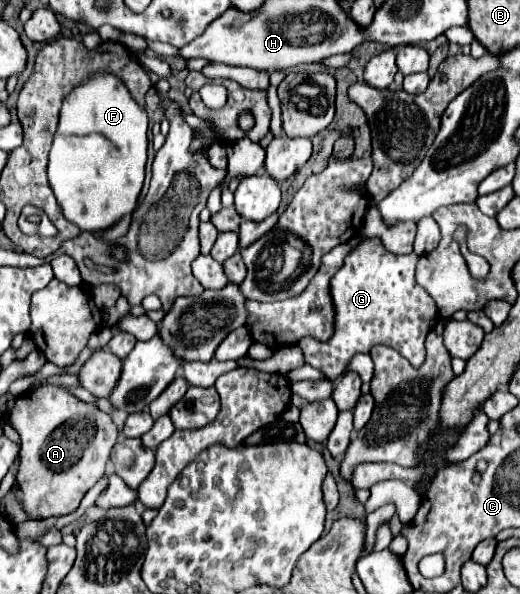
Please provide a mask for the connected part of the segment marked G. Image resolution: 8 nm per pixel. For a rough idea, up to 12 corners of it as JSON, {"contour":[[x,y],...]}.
{"contour":[[364,239],[330,279],[334,335],[298,345],[328,381],[390,345],[414,367],[438,321],[416,253]]}

